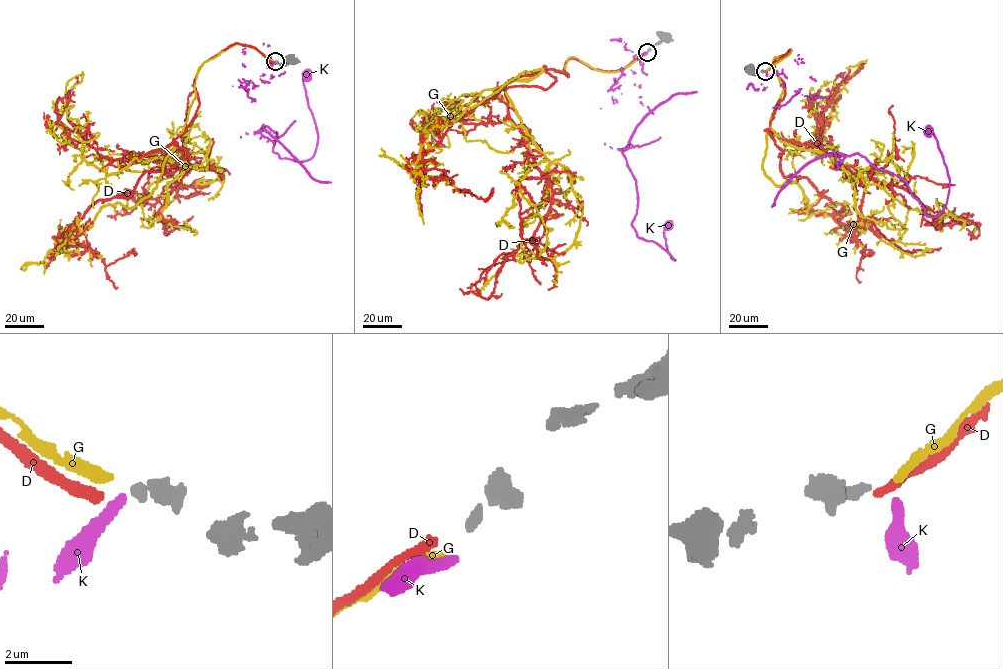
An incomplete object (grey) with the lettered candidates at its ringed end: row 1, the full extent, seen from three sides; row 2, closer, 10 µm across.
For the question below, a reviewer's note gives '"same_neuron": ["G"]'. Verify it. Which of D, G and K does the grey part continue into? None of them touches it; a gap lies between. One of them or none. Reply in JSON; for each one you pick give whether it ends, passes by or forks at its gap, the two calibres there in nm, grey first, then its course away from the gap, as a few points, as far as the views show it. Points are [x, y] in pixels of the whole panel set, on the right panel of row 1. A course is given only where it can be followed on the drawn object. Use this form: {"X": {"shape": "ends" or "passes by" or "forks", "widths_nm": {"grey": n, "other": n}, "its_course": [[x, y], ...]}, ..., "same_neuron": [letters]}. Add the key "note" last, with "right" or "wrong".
{"G": {"shape": "ends", "widths_nm": {"grey": 300, "other": 280}, "its_course": [[766, 71], [791, 50], [773, 61], [780, 140], [830, 155], [909, 208], [940, 217], [936, 201], [975, 227]]}, "same_neuron": ["G"], "note": "right"}

